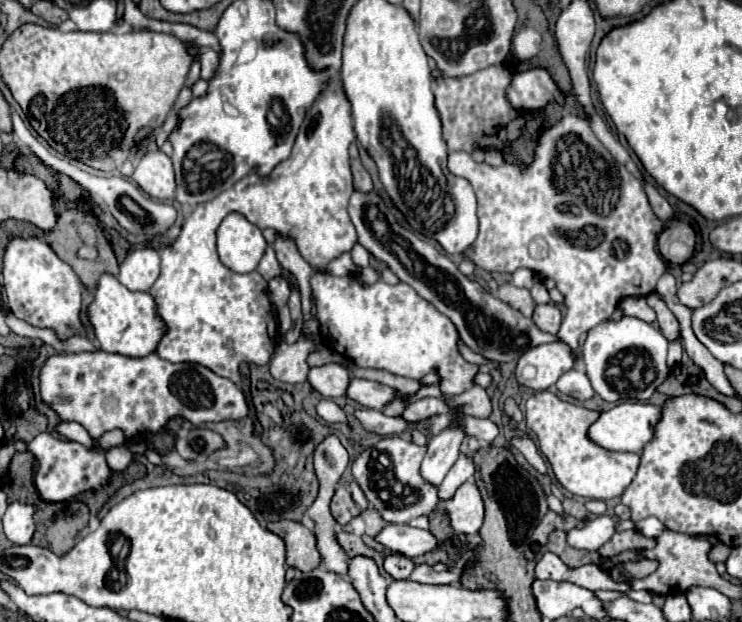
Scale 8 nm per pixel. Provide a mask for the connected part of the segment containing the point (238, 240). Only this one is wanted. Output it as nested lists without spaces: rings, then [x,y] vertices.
[[[229,213],[217,229],[219,259],[235,273],[255,271],[265,247],[267,243],[261,229],[249,223],[241,213]]]

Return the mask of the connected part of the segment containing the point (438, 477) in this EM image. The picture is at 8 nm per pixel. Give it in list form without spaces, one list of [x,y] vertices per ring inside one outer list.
[[[445,429],[439,437],[429,439],[427,455],[421,463],[421,477],[429,485],[441,485],[447,471],[459,457],[459,443],[463,441],[463,433],[459,429]]]

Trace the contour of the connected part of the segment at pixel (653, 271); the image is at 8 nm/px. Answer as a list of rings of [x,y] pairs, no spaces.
[[[563,113],[555,125],[541,131],[531,165],[503,163],[491,167],[487,163],[475,163],[465,151],[455,151],[449,155],[447,167],[453,175],[469,179],[477,195],[479,235],[463,257],[491,273],[513,273],[525,267],[541,281],[555,279],[557,289],[565,295],[567,307],[557,337],[577,350],[581,333],[609,319],[621,299],[631,295],[645,297],[655,291],[657,279],[665,273],[665,261],[655,249],[663,221],[653,213],[641,183],[625,165],[615,163],[613,155],[591,131],[589,121],[569,121],[567,115],[571,113]]]

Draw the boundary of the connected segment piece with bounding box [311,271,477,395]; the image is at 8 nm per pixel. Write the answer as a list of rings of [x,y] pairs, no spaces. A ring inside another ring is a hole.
[[[317,273],[314,283],[311,282],[312,295],[317,305],[317,319],[319,319],[319,331],[323,337],[323,343],[343,355],[345,359],[353,361],[359,367],[371,367],[371,369],[383,369],[393,375],[421,379],[427,373],[431,373],[435,367],[439,369],[441,383],[439,387],[443,393],[459,395],[465,389],[469,389],[473,383],[473,377],[477,375],[477,365],[467,363],[457,353],[457,339],[459,333],[455,333],[455,325],[447,317],[443,317],[431,303],[421,299],[415,289],[411,289],[405,283],[399,285],[387,285],[385,281],[377,281],[373,285],[363,285],[355,275],[347,277],[333,277],[327,273]]]

